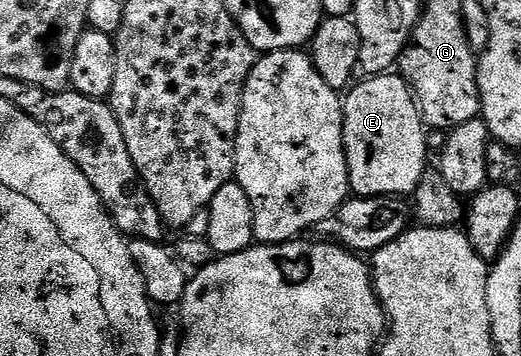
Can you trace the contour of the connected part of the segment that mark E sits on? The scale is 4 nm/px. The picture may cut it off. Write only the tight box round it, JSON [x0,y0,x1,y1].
[342,73,428,199]

